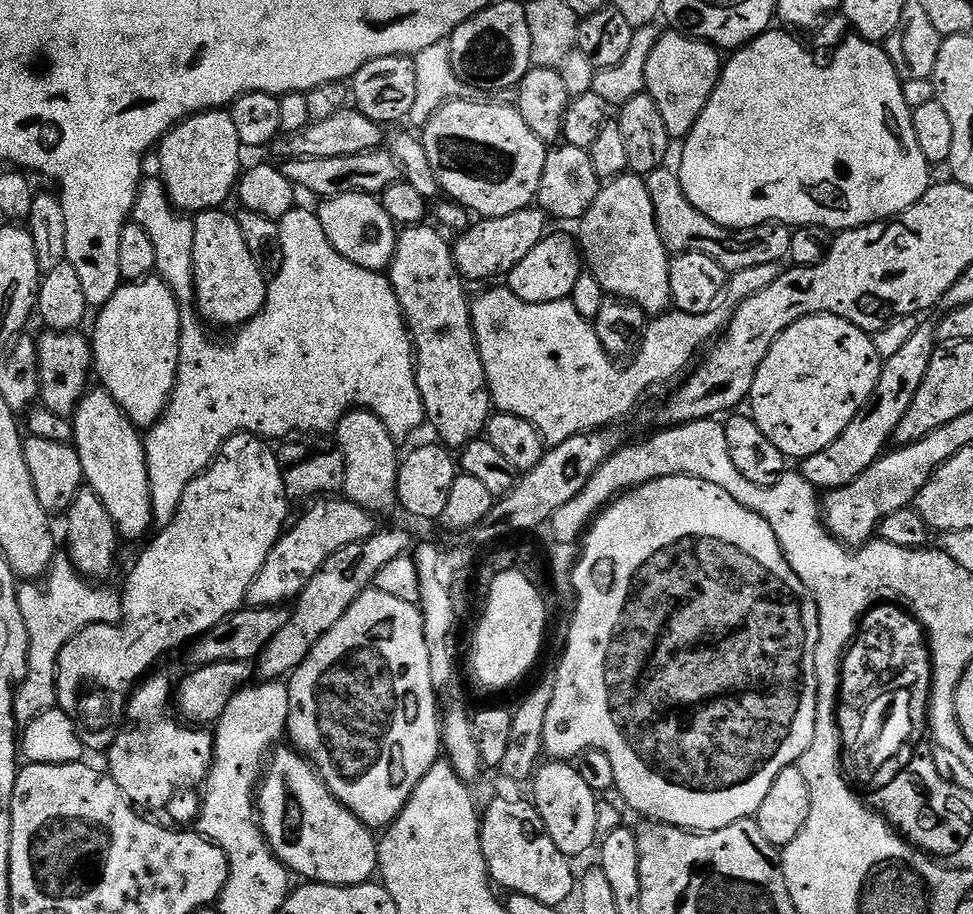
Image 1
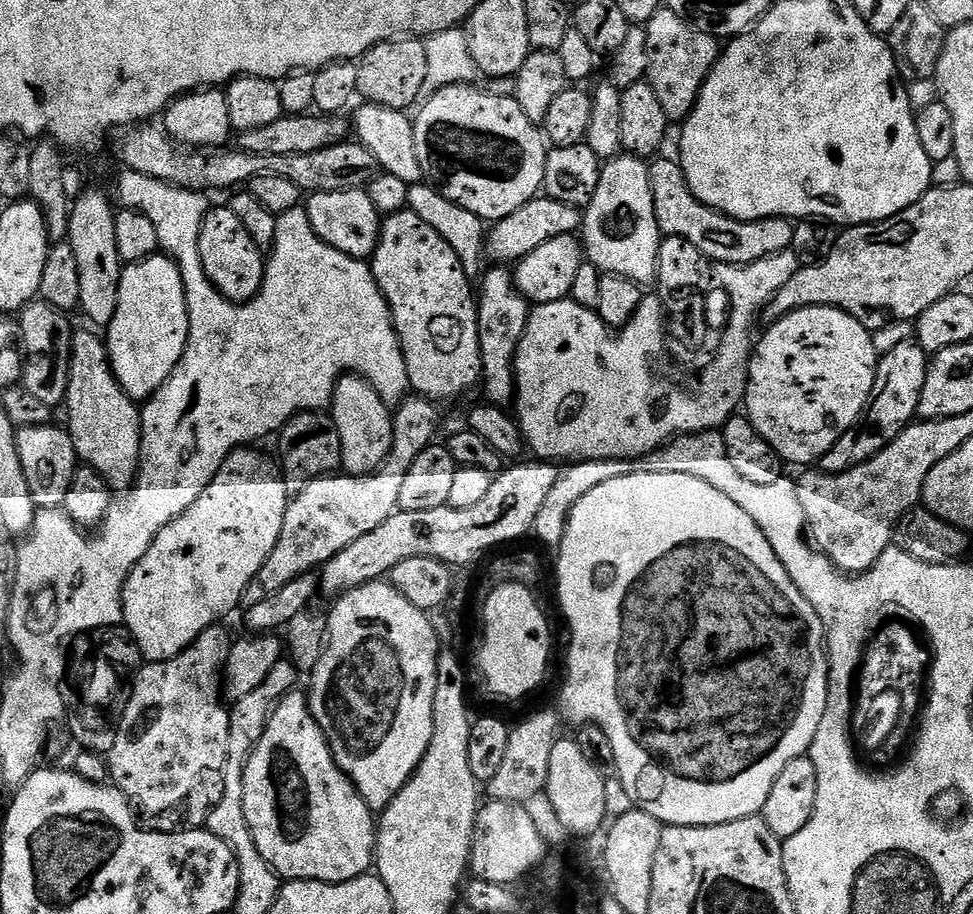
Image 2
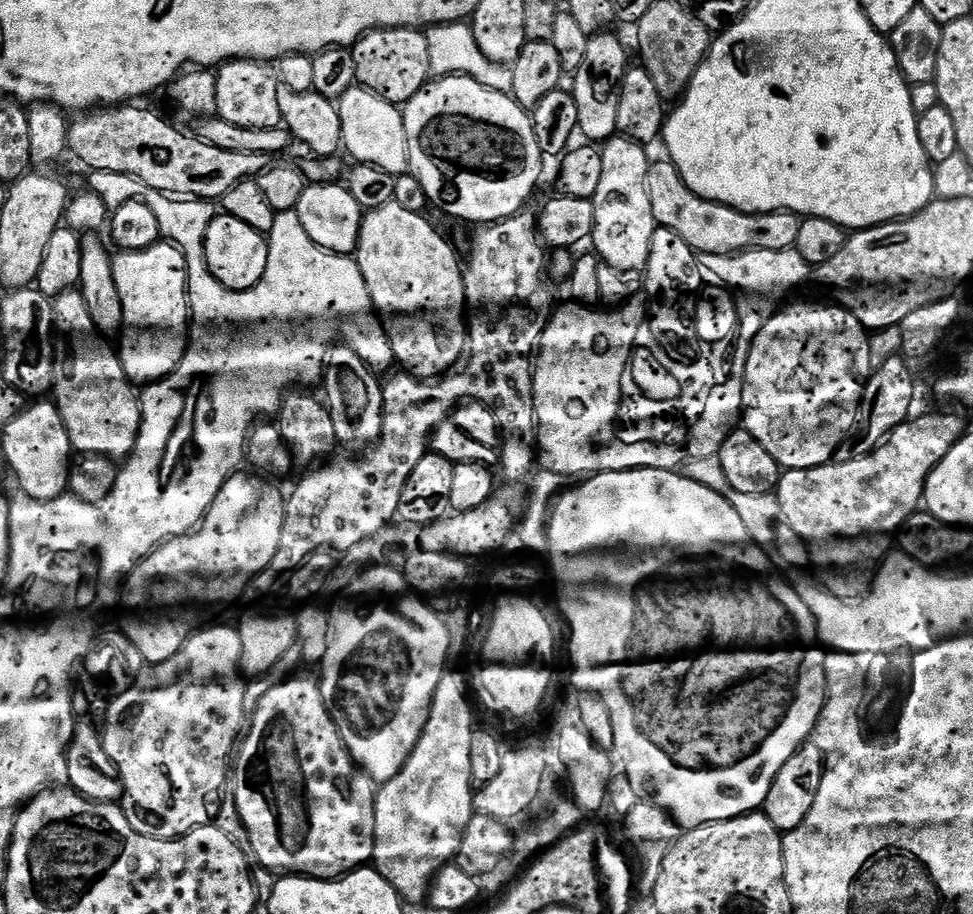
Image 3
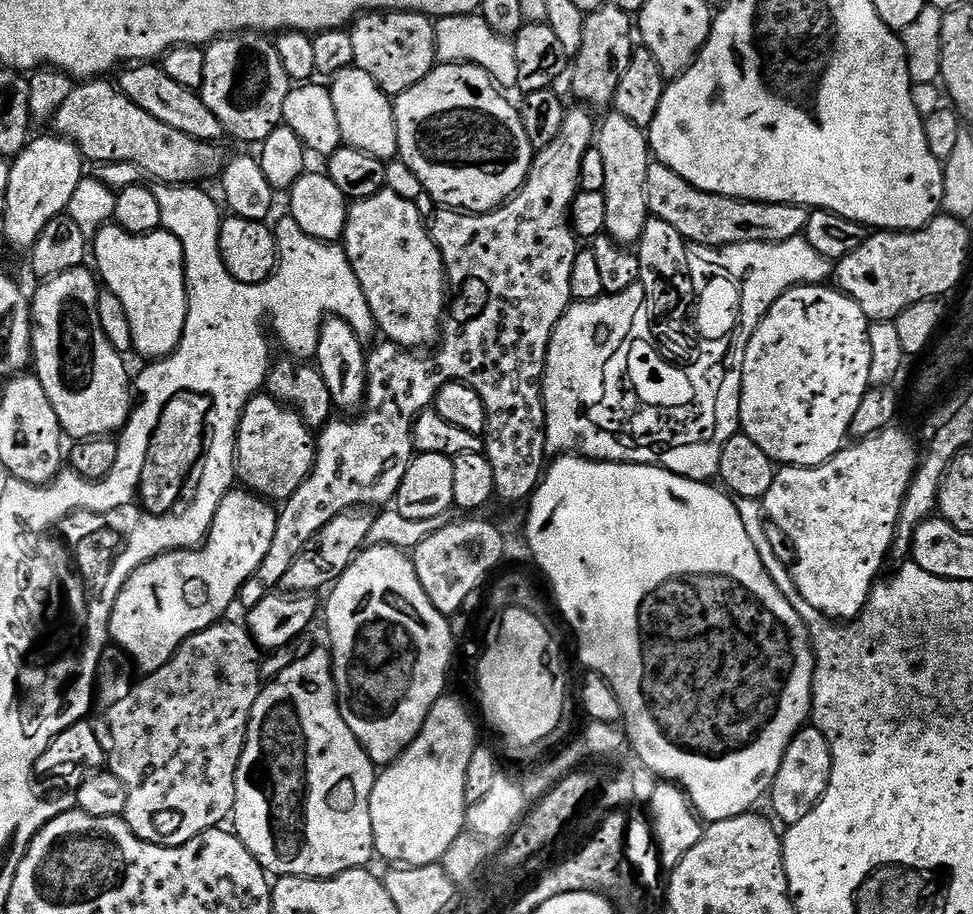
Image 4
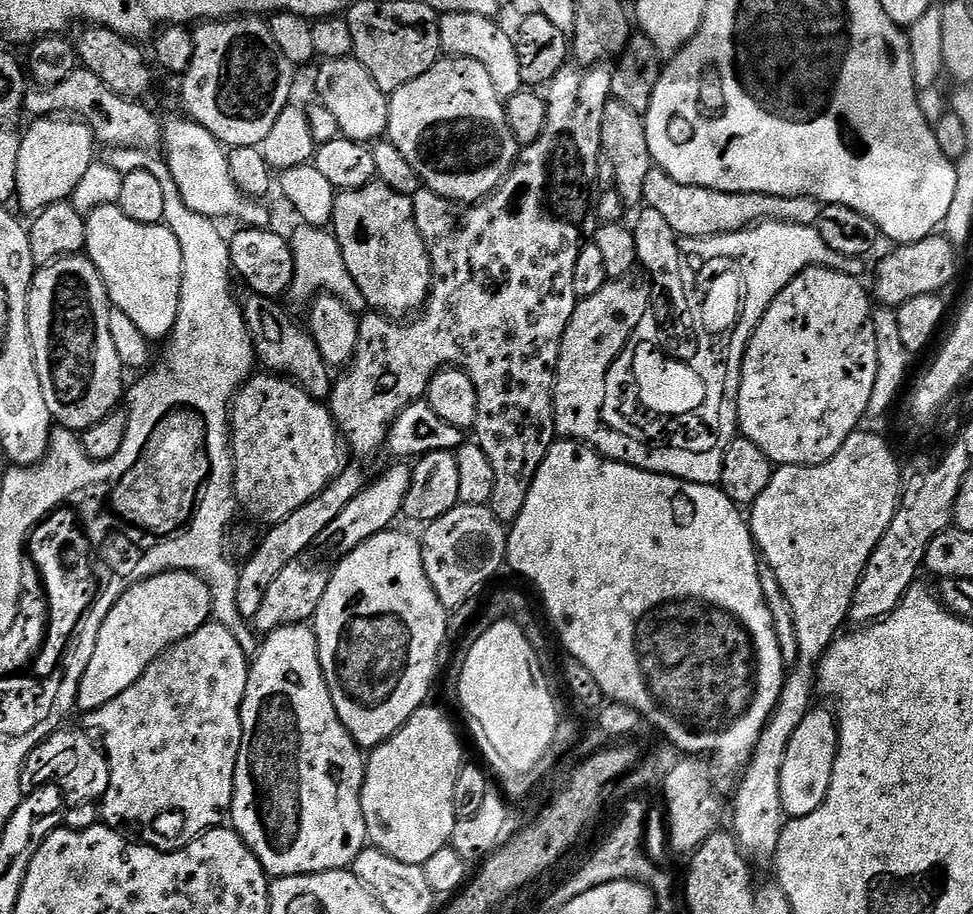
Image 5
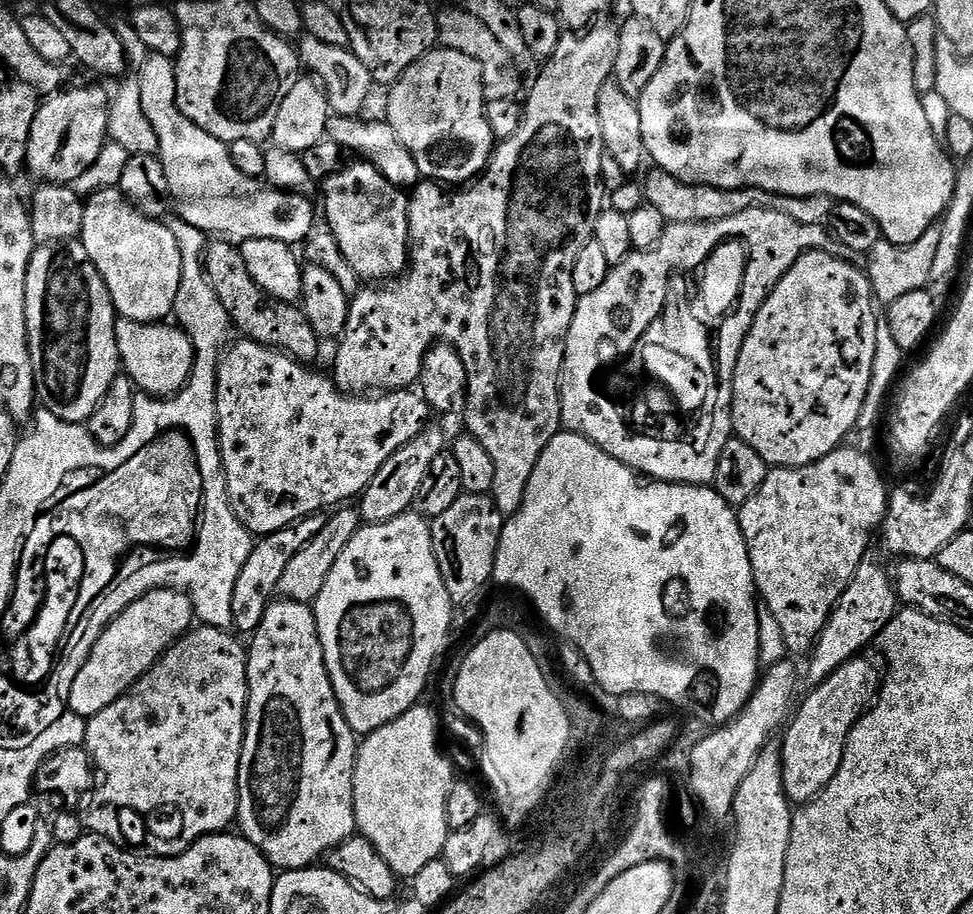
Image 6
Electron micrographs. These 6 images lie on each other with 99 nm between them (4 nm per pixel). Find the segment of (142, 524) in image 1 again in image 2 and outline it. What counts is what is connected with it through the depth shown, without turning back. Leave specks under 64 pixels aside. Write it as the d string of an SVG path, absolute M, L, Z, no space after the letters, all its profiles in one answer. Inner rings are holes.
M76 330L72 333L67 408L66 431L74 442L77 457L87 467L102 474L113 493L127 493L136 483L136 474L140 471L141 409L116 381L105 341L92 332Z

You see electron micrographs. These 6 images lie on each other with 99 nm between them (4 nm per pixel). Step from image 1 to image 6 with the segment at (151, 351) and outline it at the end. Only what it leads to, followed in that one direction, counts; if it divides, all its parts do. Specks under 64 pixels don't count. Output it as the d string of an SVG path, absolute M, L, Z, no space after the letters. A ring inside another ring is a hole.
M107 188L87 197L82 218L82 230L78 237L83 244L88 260L102 274L106 290L110 290L112 304L125 320L137 320L143 324L164 322L173 315L178 298L178 286L184 277L186 257L180 253L176 236L167 228L167 223L144 216L126 199L119 188Z

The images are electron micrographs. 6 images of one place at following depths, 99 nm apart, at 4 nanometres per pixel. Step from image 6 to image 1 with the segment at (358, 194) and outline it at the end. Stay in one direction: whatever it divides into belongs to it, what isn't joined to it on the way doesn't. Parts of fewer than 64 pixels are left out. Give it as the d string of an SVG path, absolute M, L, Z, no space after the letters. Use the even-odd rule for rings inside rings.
M417 226L415 228L403 229L397 235L396 249L394 250L394 258L392 259L391 268L387 269L386 275L392 282L392 289L400 303L400 309L404 311L404 323L408 326L408 335L412 337L412 347L414 349L414 367L416 370L416 385L420 391L420 397L424 403L424 415L427 423L432 424L432 428L437 432L439 443L443 444L449 450L459 450L465 448L472 440L481 439L484 427L488 425L489 416L493 415L494 405L492 403L492 392L488 388L488 379L486 378L486 370L482 366L482 358L480 351L476 345L476 335L472 329L472 309L470 307L470 295L464 287L466 281L456 268L456 263L452 257L452 244L444 241L434 229L429 226Z

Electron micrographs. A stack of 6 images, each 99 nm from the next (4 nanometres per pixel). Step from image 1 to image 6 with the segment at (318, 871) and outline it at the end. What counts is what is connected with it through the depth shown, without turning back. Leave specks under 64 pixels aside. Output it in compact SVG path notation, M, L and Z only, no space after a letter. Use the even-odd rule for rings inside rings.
M283 598L277 599L266 610L266 614L262 618L262 622L258 626L258 630L251 633L250 640L252 640L252 648L247 649L248 653L248 718L244 721L244 745L242 746L242 758L240 759L240 773L238 774L238 810L236 815L238 817L239 831L249 840L261 854L263 854L268 863L280 870L295 870L297 868L306 868L317 863L319 858L327 857L328 851L331 848L337 848L342 842L346 842L351 836L357 835L358 829L356 826L356 815L354 814L354 766L356 765L356 754L358 751L358 737L352 728L346 722L346 718L340 713L340 703L334 694L334 686L330 682L330 674L326 670L326 662L324 661L324 651L322 650L322 642L318 634L318 626L316 625L315 611L309 605L299 604L293 600L286 600Z

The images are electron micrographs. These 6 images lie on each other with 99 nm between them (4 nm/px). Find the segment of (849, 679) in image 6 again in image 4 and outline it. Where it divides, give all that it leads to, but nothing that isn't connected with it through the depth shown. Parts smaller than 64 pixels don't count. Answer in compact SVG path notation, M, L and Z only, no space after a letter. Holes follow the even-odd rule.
M815 726L801 728L790 742L790 746L786 746L786 754L782 754L778 774L770 789L772 812L781 820L781 825L787 826L802 822L802 818L806 818L806 814L810 814L810 810L818 806L818 802L826 794L831 769L832 755L826 738Z

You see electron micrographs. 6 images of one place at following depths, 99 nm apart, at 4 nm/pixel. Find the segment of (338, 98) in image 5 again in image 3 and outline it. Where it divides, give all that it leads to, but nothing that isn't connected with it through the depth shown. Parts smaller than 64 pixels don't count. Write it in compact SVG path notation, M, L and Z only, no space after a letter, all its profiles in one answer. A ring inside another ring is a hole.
M352 88L338 101L338 136L344 139L344 148L353 156L356 164L369 164L386 170L386 174L397 177L409 175L410 142L406 142L406 126L403 111L397 105L386 102L368 88Z

